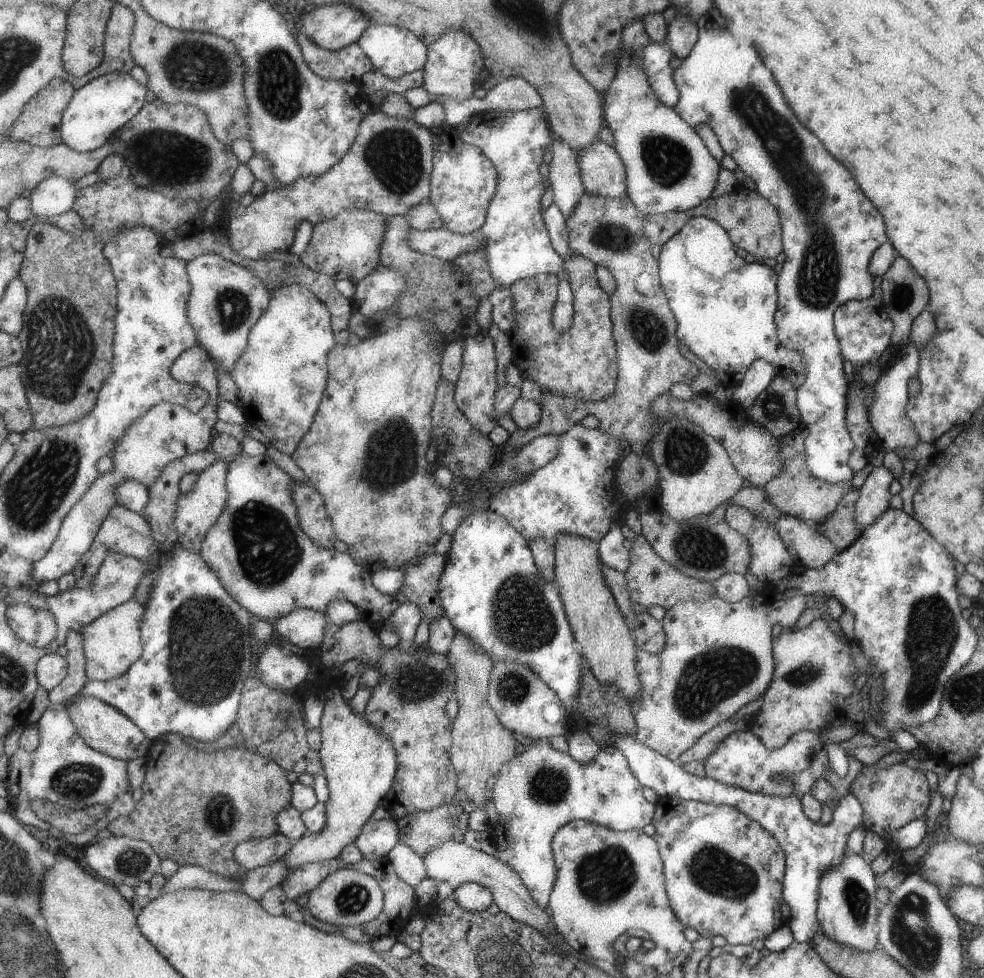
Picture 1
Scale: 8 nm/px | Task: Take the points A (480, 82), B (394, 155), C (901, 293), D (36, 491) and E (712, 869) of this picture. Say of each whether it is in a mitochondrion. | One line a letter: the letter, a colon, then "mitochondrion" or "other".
A: other
B: mitochondrion
C: mitochondrion
D: mitochondrion
E: mitochondrion

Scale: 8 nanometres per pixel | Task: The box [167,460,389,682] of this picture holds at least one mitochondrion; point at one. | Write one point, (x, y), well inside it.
(268, 551)

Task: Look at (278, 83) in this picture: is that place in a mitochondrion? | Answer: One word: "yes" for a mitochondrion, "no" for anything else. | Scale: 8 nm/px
yes

